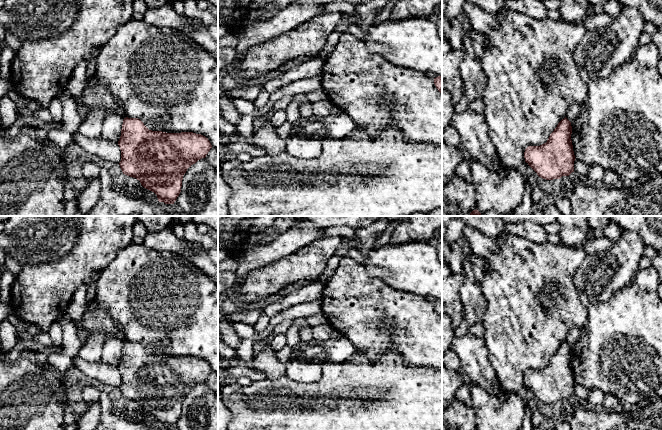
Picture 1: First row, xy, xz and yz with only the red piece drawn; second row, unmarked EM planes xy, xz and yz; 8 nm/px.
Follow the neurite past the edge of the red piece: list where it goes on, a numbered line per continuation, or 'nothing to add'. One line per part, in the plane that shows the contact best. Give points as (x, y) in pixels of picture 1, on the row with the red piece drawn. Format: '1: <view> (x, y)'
nothing to add

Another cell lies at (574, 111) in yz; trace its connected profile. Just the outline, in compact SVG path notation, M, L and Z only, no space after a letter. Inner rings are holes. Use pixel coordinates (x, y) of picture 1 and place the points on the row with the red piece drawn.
M573 104L567 111L566 118L572 123L581 113L582 106Z

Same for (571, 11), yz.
M560 0L561 20L567 23L582 22L586 31L604 28L615 21L616 17L610 16L606 13L598 13L592 16L588 13L588 0Z

